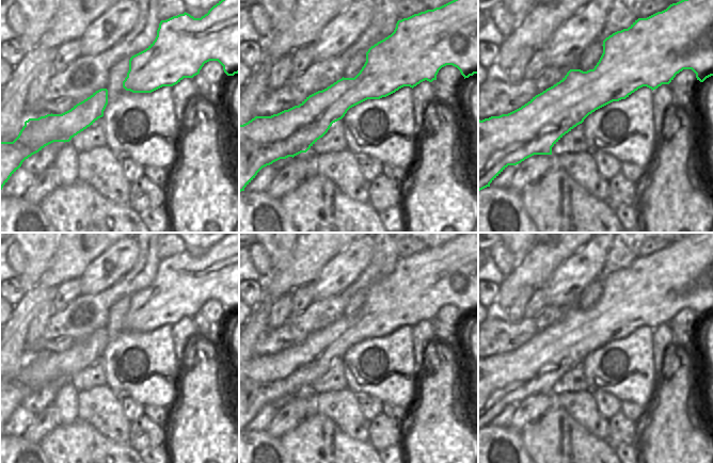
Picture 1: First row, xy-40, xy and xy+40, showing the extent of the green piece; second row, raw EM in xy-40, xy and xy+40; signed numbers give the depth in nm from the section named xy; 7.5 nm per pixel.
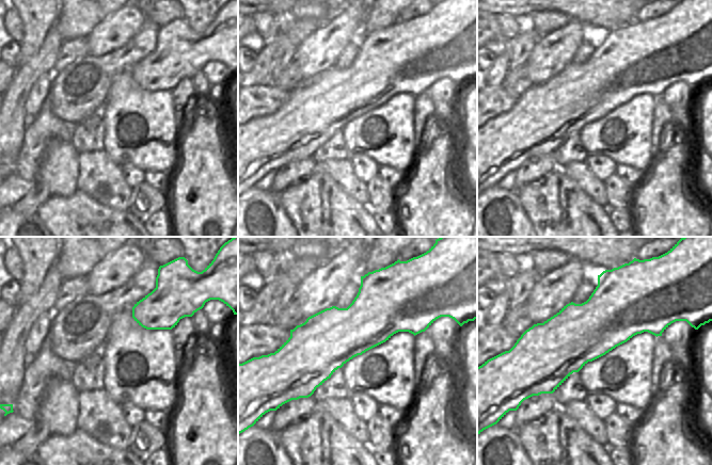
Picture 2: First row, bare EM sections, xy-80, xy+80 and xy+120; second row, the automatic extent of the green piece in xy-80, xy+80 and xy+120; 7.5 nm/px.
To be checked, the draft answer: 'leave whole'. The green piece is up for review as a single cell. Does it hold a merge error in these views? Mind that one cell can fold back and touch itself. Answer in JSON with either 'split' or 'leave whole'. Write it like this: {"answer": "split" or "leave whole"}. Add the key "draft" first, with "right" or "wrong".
{"draft": "right", "answer": "leave whole"}

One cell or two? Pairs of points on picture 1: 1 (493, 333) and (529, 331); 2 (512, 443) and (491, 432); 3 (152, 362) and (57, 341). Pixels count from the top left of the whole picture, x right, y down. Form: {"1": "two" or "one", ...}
{"1": "one", "2": "one", "3": "two"}

